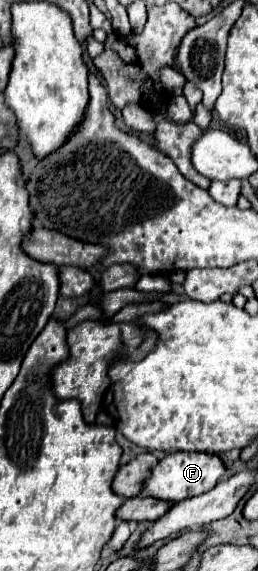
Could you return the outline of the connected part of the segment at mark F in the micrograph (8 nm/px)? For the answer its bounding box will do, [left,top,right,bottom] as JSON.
[140,452,226,502]

